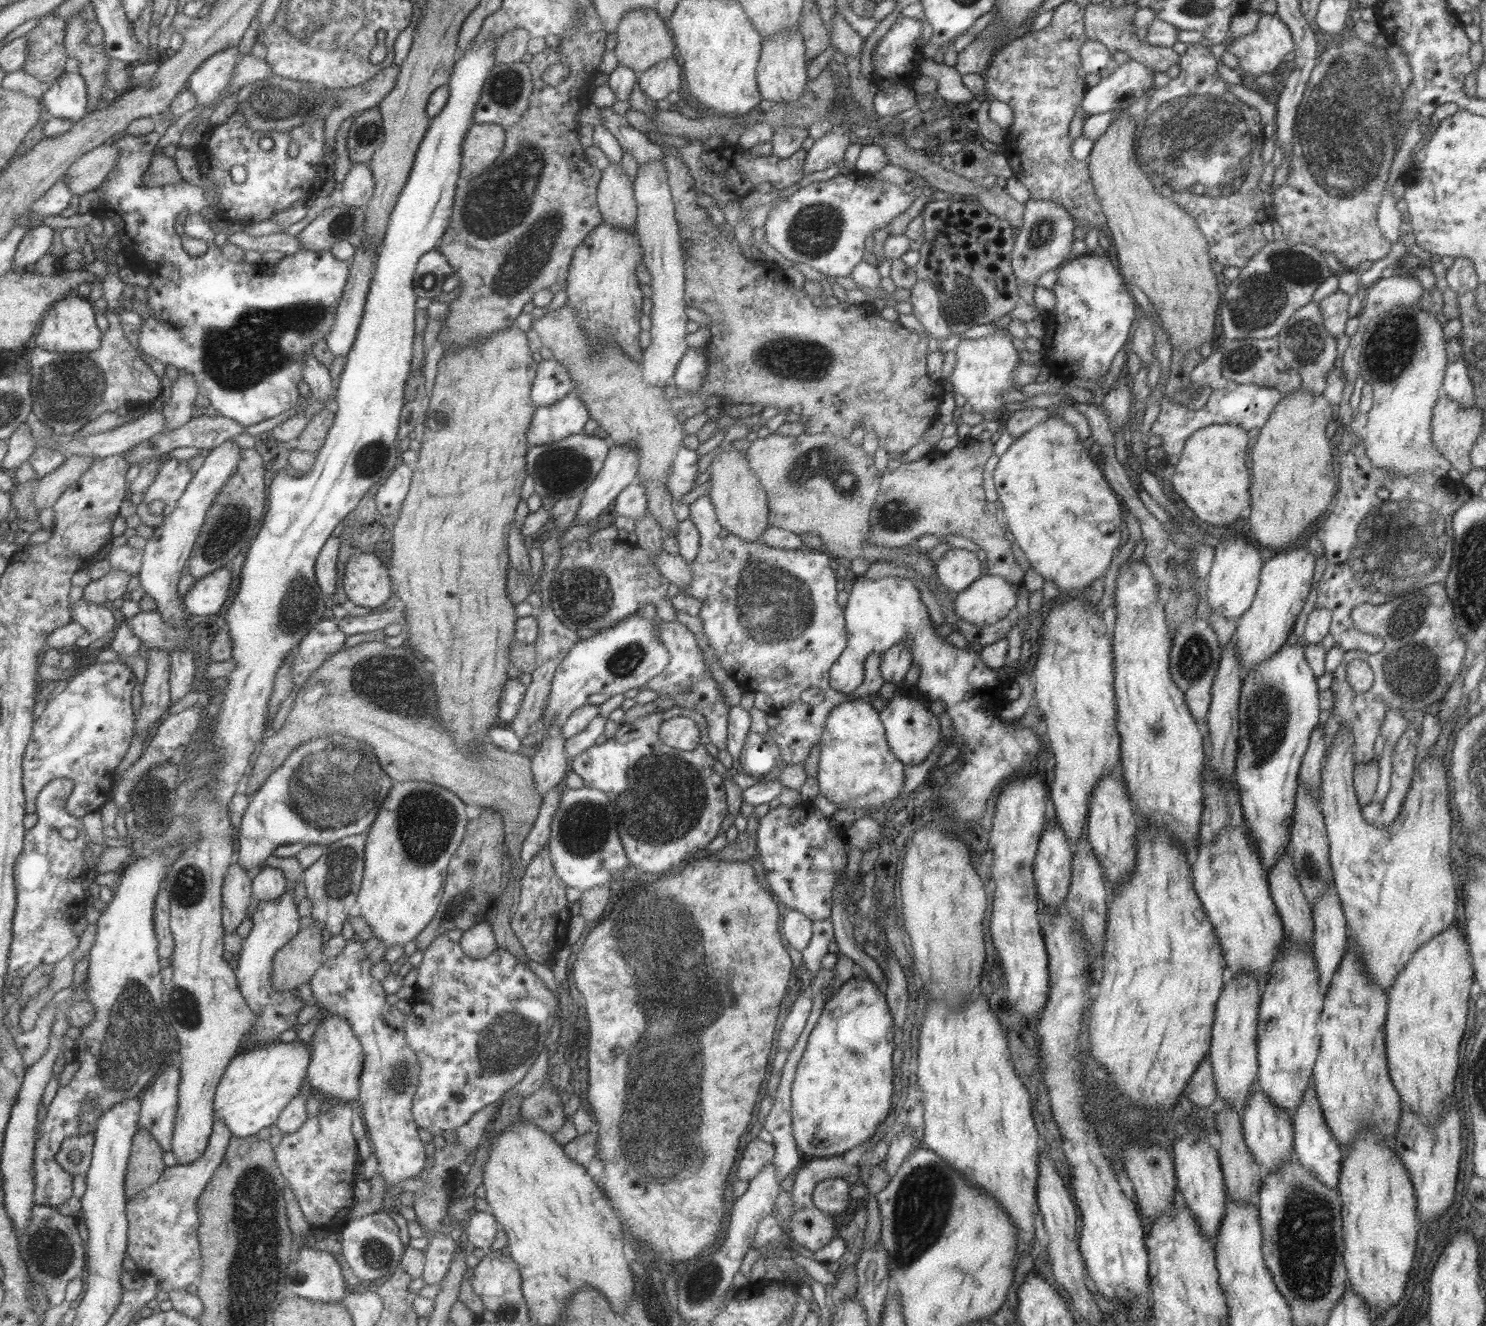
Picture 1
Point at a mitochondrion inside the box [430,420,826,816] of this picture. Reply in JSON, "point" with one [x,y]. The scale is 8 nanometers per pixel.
{"point":[776,608]}

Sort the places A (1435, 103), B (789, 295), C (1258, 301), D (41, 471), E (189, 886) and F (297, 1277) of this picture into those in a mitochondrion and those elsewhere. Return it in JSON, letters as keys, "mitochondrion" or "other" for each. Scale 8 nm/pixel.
{"A":"other","B":"other","C":"mitochondrion","D":"other","E":"mitochondrion","F":"mitochondrion"}

